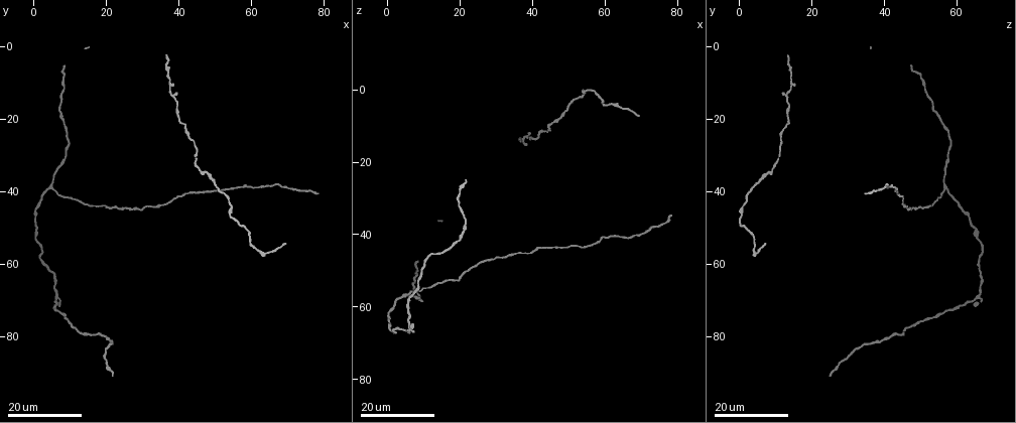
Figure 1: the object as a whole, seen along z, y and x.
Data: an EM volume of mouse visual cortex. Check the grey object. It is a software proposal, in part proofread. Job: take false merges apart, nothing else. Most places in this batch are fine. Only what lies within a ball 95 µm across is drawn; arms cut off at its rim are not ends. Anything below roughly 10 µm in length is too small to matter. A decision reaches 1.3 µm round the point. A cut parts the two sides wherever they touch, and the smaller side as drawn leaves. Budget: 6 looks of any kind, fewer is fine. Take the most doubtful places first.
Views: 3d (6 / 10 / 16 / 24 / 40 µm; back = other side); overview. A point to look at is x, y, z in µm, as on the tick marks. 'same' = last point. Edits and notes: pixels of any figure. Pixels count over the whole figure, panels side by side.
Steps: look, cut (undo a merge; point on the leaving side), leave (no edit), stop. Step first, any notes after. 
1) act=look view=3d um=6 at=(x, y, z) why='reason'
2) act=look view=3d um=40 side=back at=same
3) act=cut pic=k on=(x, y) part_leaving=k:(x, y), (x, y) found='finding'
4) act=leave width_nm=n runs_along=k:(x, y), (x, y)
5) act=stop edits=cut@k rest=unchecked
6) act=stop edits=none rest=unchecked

act=look view=3d um=24 at=(5.5, 39.5, 56.5) why='three arms meet'

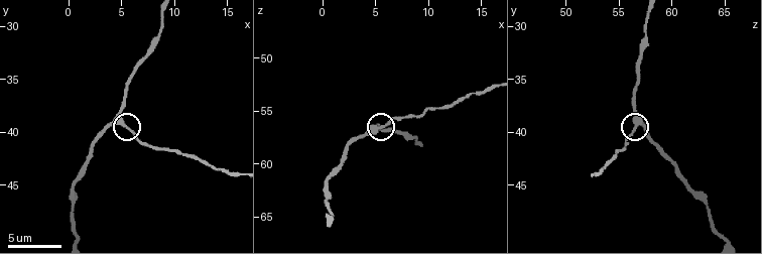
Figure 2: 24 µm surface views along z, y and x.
act=look view=3d um=10 at=(4.8, 39.2, 57.0)

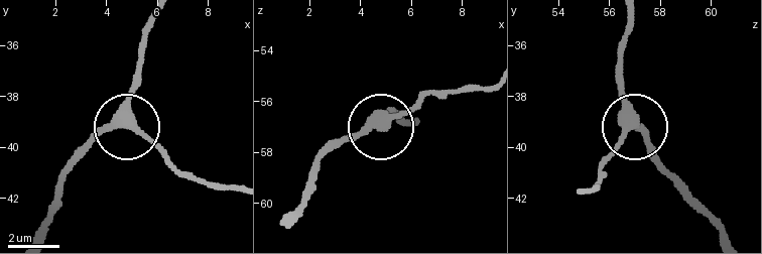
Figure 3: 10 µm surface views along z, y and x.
act=leave width_nm=350 runs_along=3:(631, 18), (621, 44), (621, 84), (633, 129), (603, 159) found='all the same cell'

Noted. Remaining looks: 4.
act=look view=3d um=24 at=(46.5, 35.0, 9.0) why='sudden change in width'

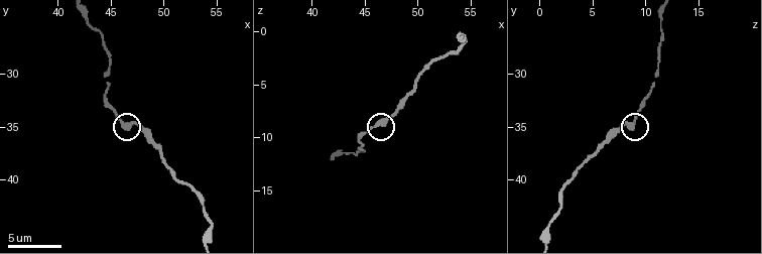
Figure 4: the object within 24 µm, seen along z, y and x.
act=look view=3d um=10 at=(46.2, 34.4, 8.8)

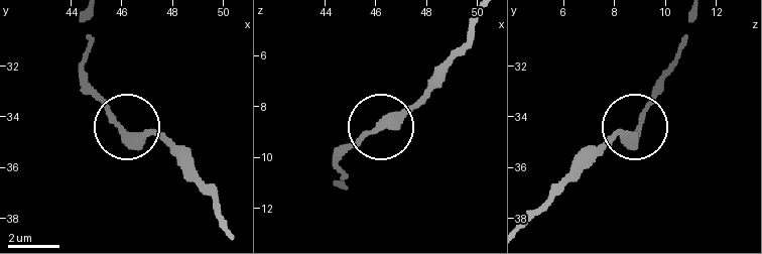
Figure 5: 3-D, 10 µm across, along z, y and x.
act=leave runs_along=5:(88, 17), (82, 69), (94, 95), (133, 132), (183, 147) found='all the same cell'

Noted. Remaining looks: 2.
act=look view=3d um=10 at=(54.2, 44.2, 0.8) why='calibre changes'

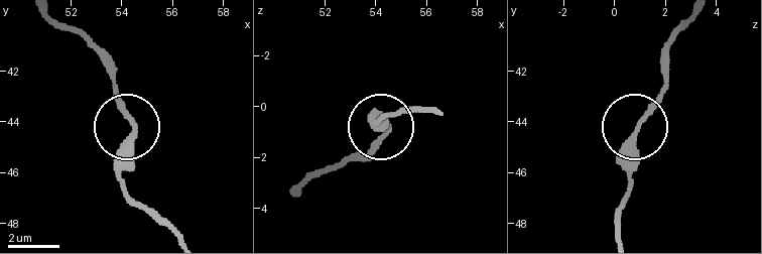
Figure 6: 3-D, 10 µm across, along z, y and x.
act=look view=3d um=10 side=back at=(54.5, 44.1, 1.0) why='other side'

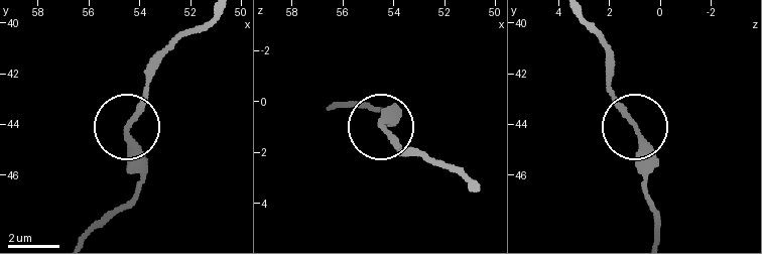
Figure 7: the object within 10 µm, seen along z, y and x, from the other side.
act=leave runs_along=7:(214, 17), (181, 37), (153, 76), (129, 134), (135, 191) found='continuous, no second cell'

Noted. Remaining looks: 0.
act=stop edits=none rest=unchecked

